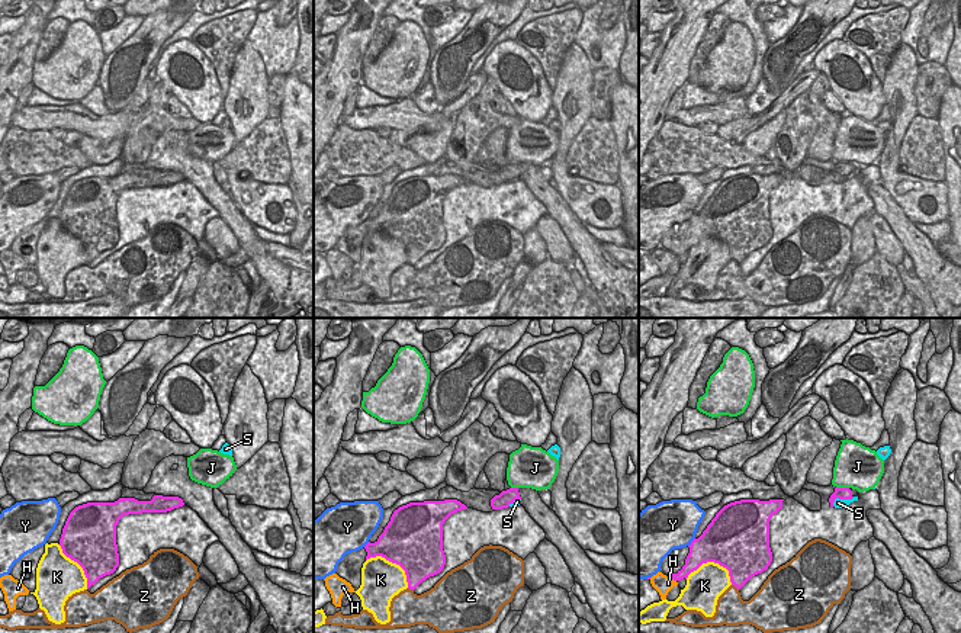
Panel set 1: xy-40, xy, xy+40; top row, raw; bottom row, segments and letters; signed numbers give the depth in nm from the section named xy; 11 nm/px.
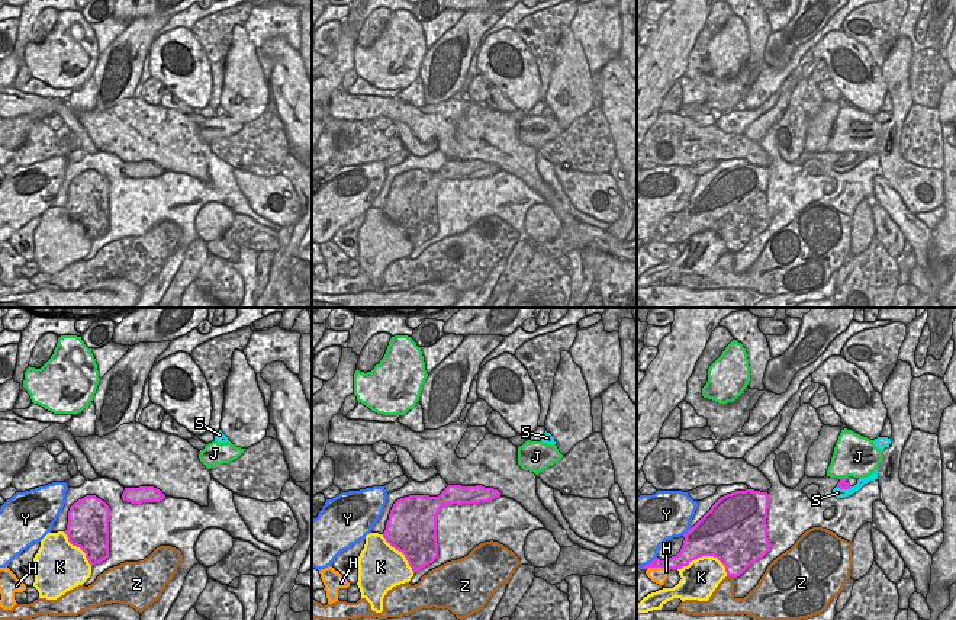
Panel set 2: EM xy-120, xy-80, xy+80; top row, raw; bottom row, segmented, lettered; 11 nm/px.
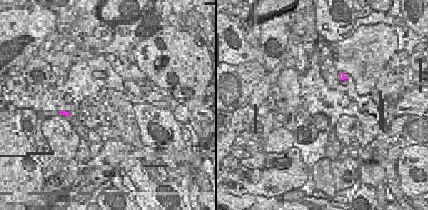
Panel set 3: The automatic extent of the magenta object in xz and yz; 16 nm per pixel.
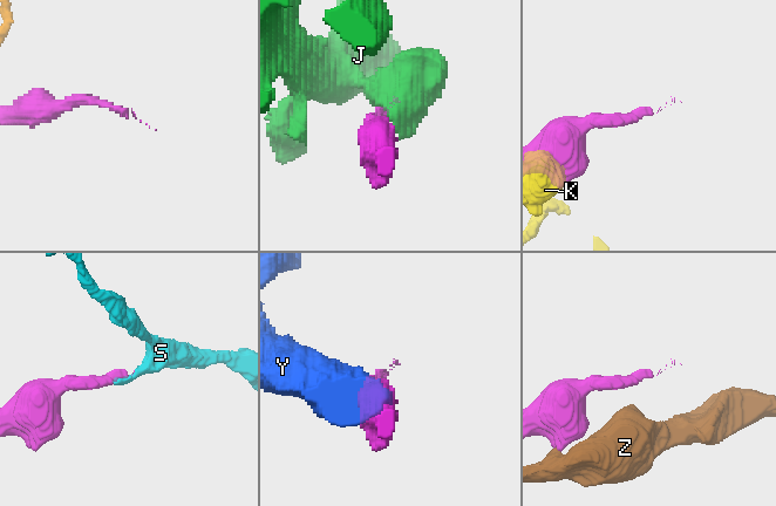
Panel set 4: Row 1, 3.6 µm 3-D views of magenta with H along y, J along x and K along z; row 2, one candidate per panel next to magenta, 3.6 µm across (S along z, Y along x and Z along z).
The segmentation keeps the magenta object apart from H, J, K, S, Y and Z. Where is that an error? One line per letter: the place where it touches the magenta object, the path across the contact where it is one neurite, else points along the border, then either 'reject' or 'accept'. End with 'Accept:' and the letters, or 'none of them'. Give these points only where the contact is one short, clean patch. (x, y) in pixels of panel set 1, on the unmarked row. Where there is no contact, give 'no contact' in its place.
H: xy+40 (674, 254) | reject
J: xy+40 (842, 163) | reject
K: xy+40 (713, 235) | reject
S: xy+40 (842, 173) | reject
Y: xy+40 (691, 217) | reject
Z: xy+40 (735, 260) | along xy+40 (732, 259), (738, 264) | reject
Accept: none of them

